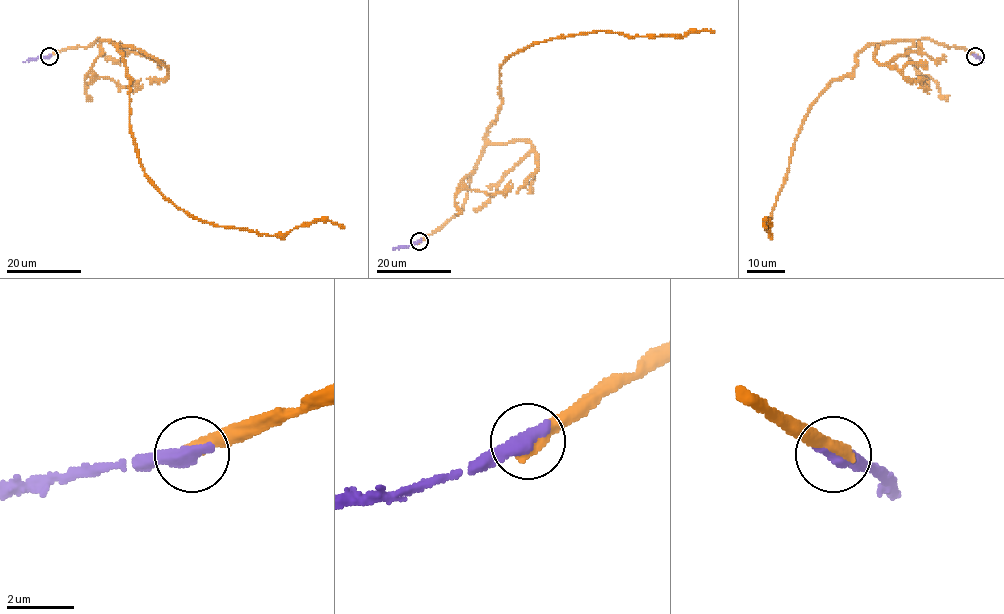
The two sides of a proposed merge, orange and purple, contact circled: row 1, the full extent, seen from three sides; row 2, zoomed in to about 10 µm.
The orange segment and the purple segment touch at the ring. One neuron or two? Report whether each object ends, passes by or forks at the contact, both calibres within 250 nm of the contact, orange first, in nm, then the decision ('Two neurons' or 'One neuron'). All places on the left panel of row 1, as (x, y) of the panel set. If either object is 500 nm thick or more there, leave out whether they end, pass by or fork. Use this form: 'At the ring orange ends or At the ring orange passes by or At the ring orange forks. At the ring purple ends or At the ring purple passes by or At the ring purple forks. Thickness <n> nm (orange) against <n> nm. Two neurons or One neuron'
Thickness 500 nm (orange) against 500 nm. Two neurons

